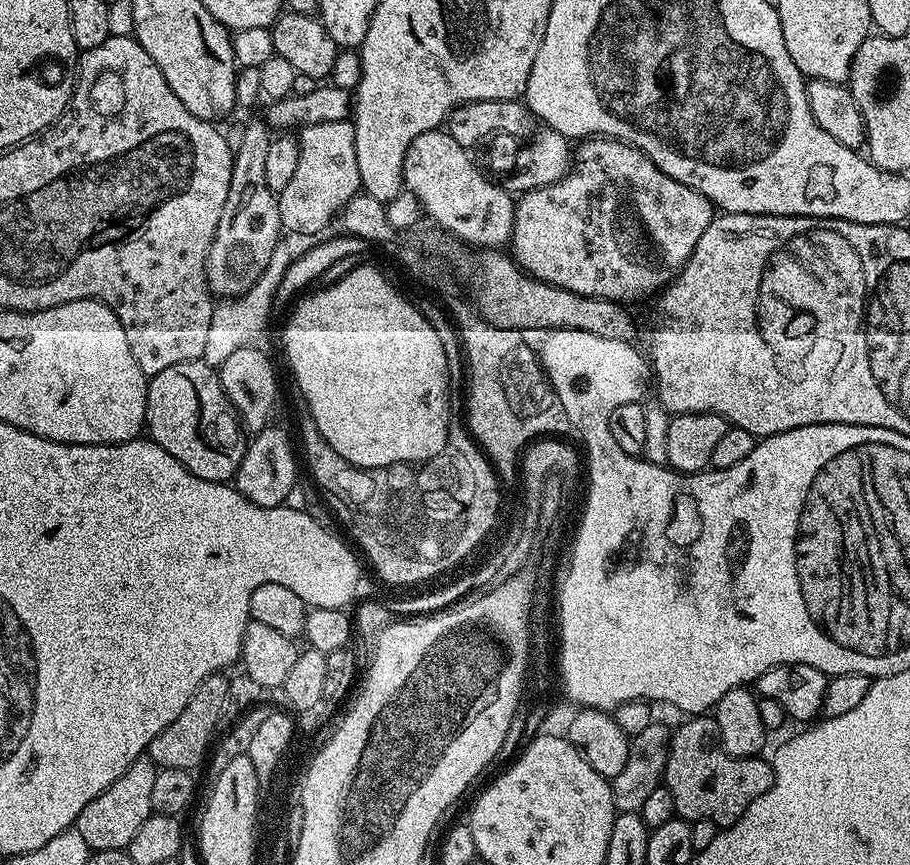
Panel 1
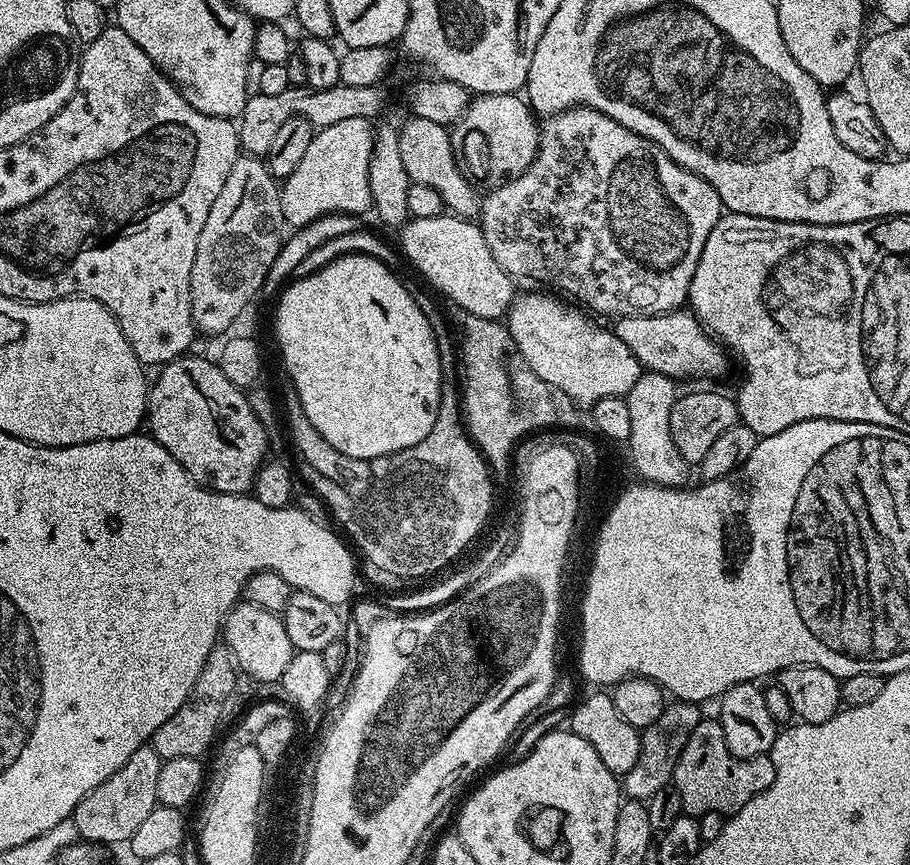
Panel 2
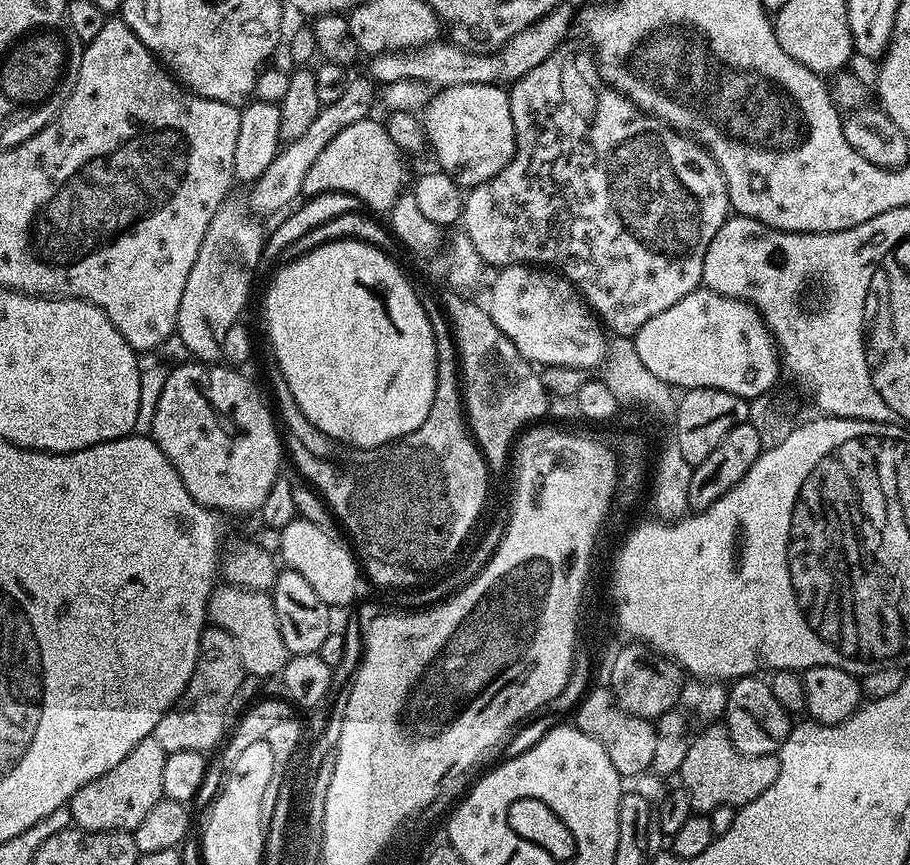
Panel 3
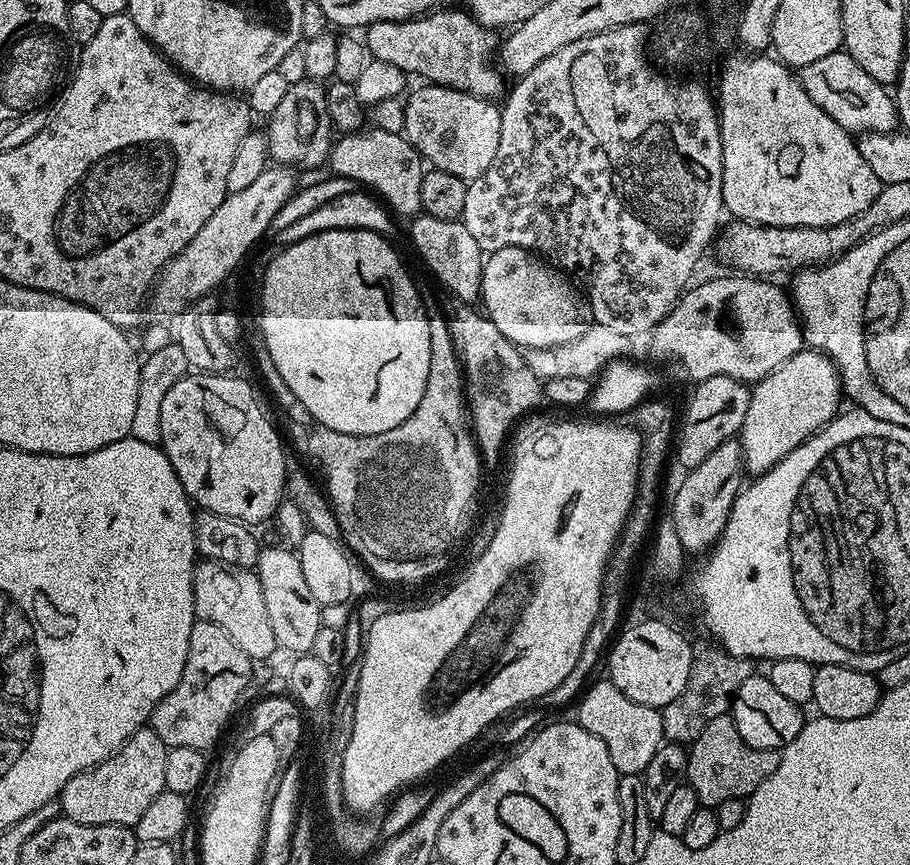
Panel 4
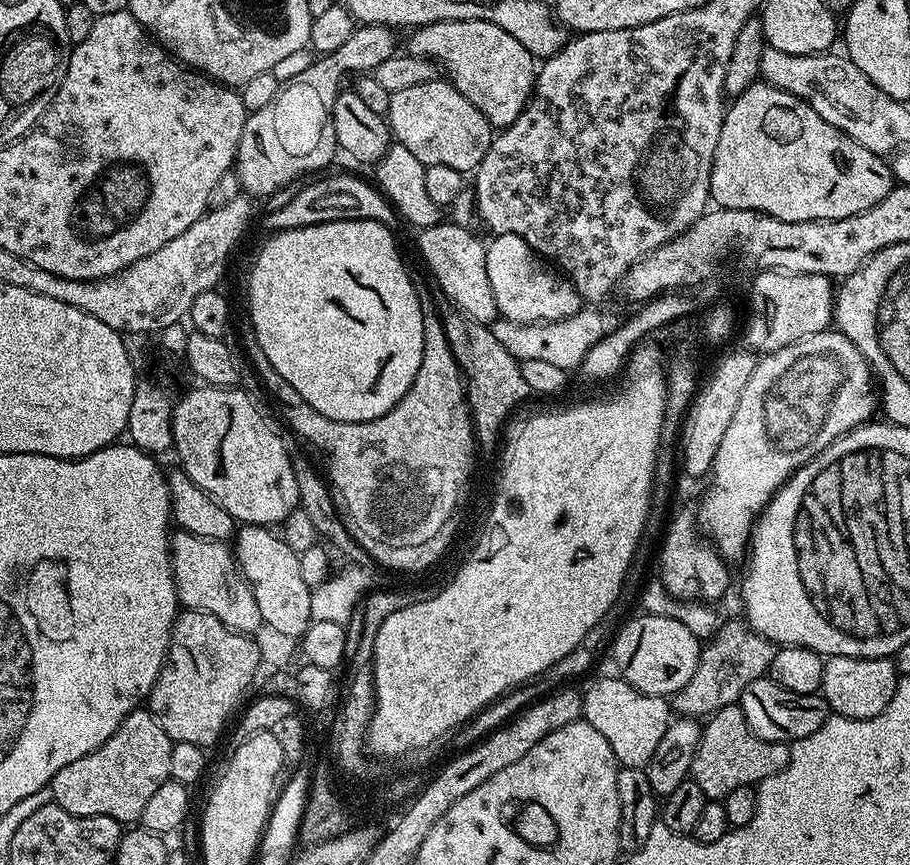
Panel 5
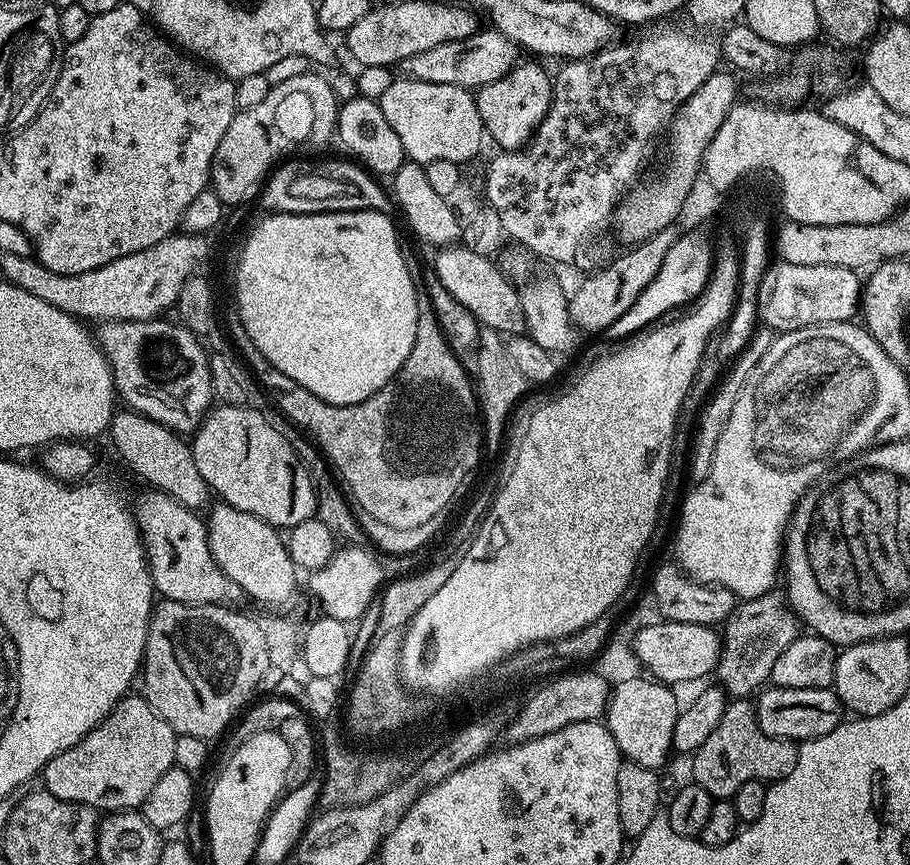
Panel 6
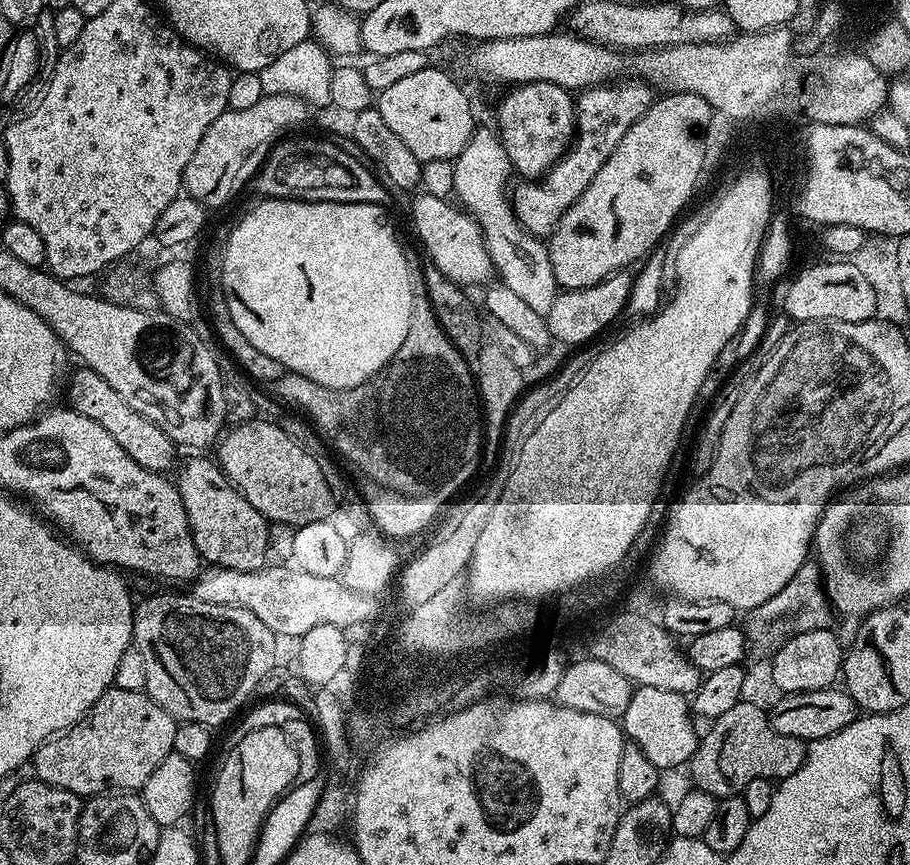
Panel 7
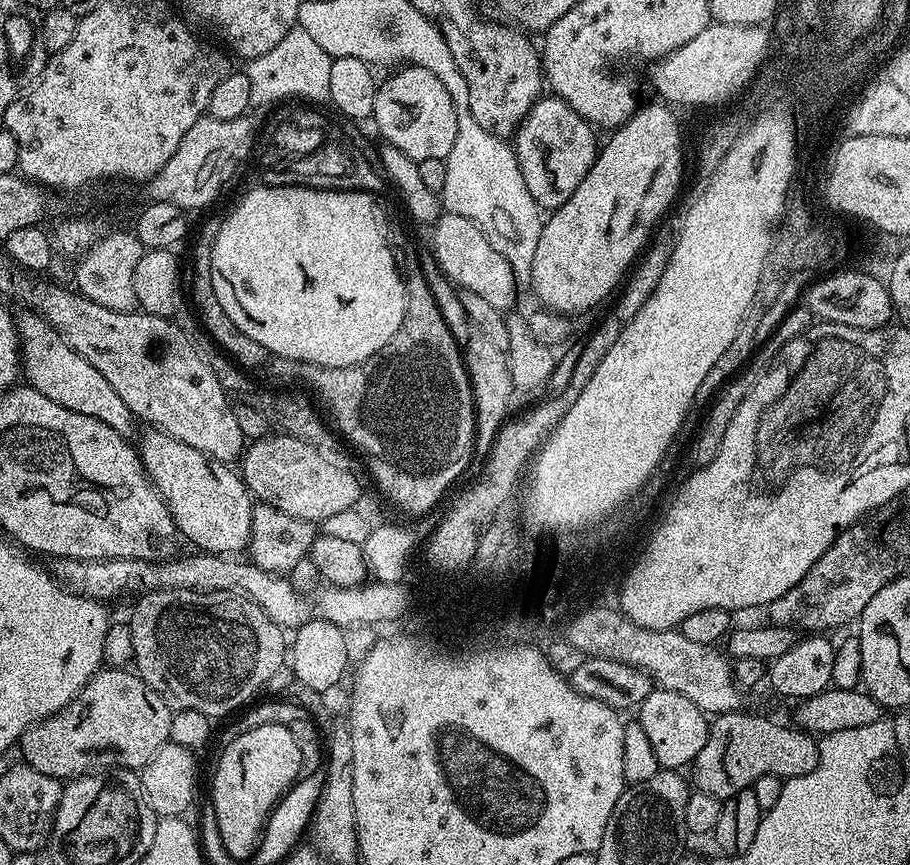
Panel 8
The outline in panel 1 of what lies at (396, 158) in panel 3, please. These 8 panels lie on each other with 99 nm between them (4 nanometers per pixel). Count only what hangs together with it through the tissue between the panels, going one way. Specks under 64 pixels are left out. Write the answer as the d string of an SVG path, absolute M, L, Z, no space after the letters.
M351 119L305 124L299 129L298 139L298 170L294 170L286 190L278 194L280 227L293 236L316 238L361 191L358 154L354 154L354 126Z

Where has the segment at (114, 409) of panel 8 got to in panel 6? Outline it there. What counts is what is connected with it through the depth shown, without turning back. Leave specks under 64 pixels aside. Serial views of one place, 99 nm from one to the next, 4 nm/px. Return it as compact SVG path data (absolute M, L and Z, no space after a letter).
M120 410L113 415L110 425L111 436L112 444L116 447L117 454L128 463L129 470L138 479L145 480L148 483L145 485L149 489L164 492L170 498L178 501L182 506L193 510L204 510L209 507L210 499L208 500L208 496L210 497L210 489L202 478L202 474L198 474L198 466L194 466L194 454L187 439L181 438L164 424L154 422L148 416L131 410Z

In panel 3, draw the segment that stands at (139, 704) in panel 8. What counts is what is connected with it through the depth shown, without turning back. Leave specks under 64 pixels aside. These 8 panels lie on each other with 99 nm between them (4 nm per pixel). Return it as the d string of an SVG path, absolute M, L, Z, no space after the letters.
M150 735L138 742L114 770L106 770L106 774L94 778L94 782L86 782L73 794L66 805L72 815L72 824L91 832L132 833L154 807L154 802L164 799L162 774L167 757L168 753L158 746L155 736Z

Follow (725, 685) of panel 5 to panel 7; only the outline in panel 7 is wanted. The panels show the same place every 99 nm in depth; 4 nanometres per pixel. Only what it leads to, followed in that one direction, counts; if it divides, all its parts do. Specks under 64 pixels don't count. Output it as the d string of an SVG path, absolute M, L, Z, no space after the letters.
M812 562L803 564L798 574L794 574L794 578L790 578L790 582L786 582L786 586L782 586L782 590L774 594L774 598L762 602L762 606L747 613L746 640L751 651L753 648L756 654L771 654L777 652L790 638L806 634L806 630L822 630L829 627L833 622L828 606L830 604L822 591L822 577L817 565Z

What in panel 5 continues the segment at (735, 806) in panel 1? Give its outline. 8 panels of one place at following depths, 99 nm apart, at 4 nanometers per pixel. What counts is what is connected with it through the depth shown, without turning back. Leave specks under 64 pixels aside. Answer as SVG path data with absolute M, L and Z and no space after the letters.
M739 703L727 704L722 710L713 712L707 717L701 734L701 744L694 754L690 778L702 790L708 800L723 801L730 790L738 790L738 786L747 784L756 786L760 781L778 774L788 765L789 745L779 740L763 740L752 733L752 728L746 722L746 714L740 709Z

